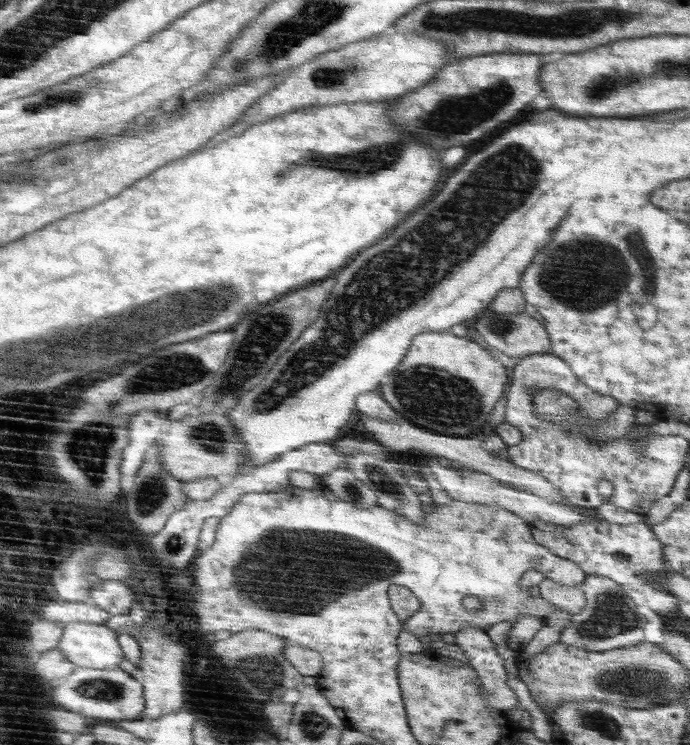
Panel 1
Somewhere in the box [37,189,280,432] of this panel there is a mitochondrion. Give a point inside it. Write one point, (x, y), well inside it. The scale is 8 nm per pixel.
(172, 372)

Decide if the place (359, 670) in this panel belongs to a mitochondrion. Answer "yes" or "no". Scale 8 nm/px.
no

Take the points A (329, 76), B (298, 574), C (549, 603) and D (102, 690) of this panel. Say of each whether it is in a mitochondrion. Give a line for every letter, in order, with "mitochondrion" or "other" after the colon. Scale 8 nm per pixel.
A: mitochondrion
B: mitochondrion
C: other
D: mitochondrion

